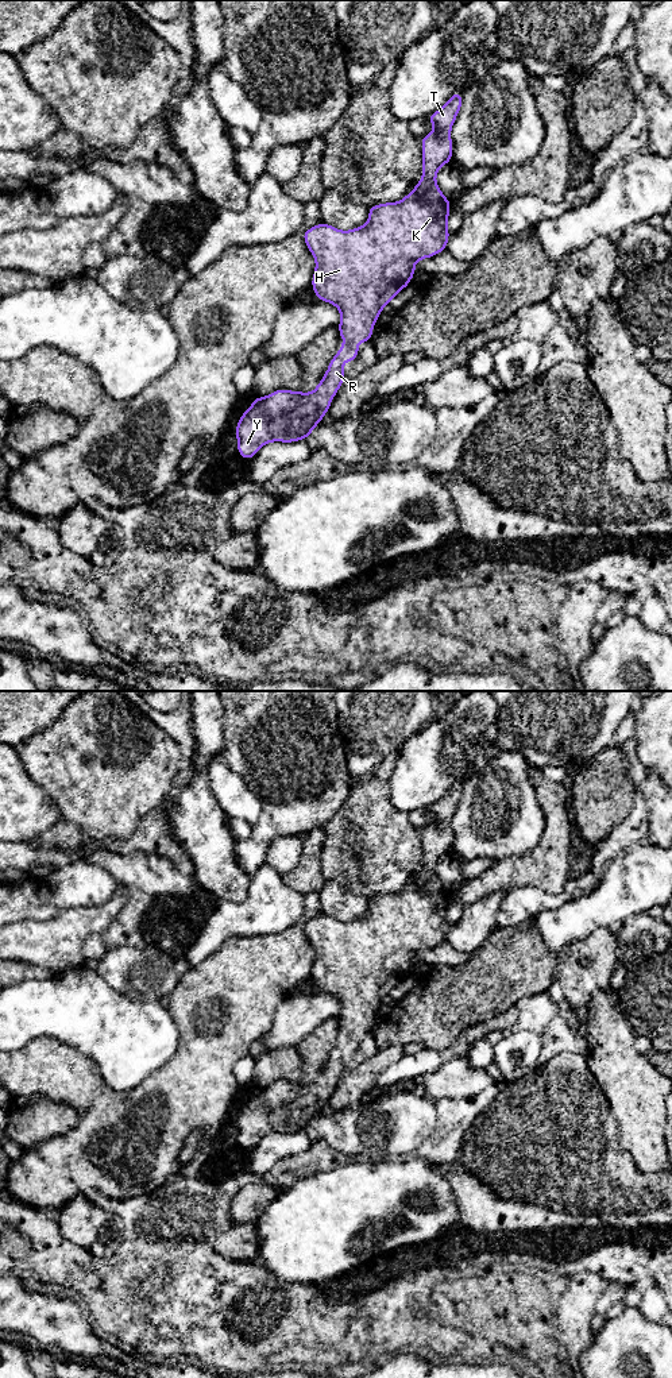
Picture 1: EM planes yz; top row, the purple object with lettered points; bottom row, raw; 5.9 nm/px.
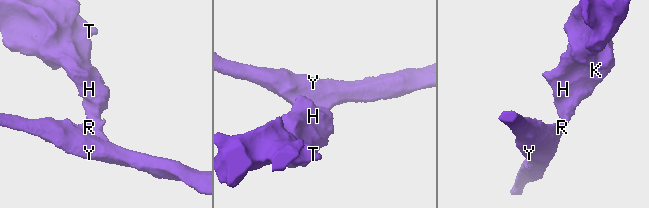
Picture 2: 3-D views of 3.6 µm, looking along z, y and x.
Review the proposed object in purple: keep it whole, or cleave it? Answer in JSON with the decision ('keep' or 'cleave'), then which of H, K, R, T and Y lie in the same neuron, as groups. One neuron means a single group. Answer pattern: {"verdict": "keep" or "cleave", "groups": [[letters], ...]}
{"verdict": "keep", "groups": [["H", "K", "R", "T", "Y"]]}

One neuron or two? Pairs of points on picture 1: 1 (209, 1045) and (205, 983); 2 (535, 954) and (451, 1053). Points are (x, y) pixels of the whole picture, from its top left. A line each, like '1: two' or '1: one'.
1: one
2: two

